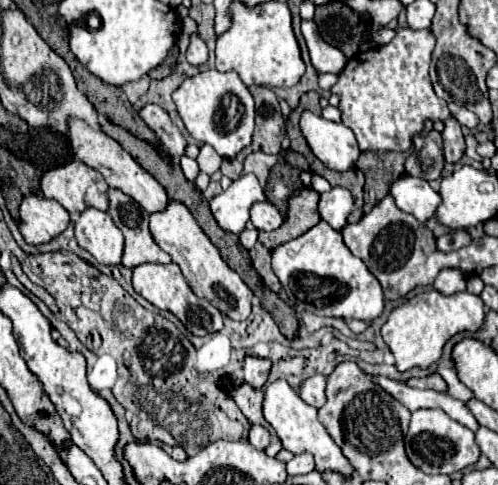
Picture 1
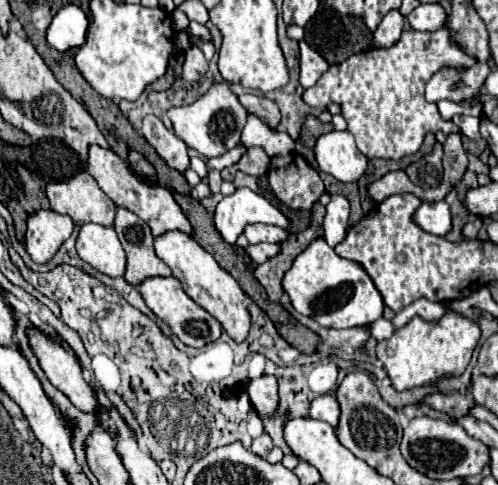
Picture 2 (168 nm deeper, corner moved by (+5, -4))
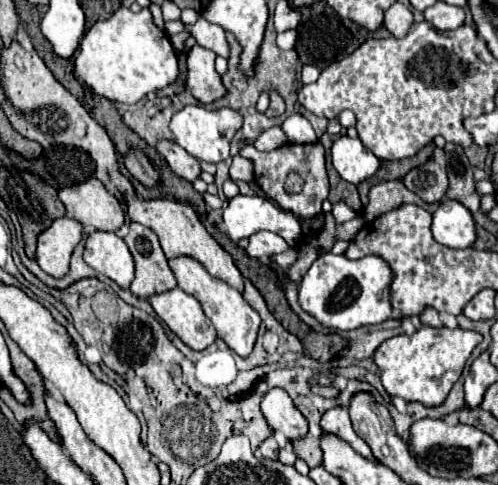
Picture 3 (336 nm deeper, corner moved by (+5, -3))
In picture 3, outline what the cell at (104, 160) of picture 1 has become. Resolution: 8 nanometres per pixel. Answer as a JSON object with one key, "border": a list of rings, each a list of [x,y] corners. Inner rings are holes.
{"border":[[[134,191],[132,193],[124,193],[122,203],[126,205],[128,217],[132,221],[138,221],[138,223],[150,227],[158,235],[160,245],[162,245],[162,251],[164,251],[166,257],[190,255],[190,257],[198,259],[210,271],[210,275],[220,277],[222,281],[226,281],[232,287],[236,287],[238,291],[242,291],[242,287],[244,287],[242,273],[236,269],[232,257],[204,229],[204,225],[200,223],[196,211],[190,205],[184,205],[182,201],[172,201],[172,199],[142,199]]]}

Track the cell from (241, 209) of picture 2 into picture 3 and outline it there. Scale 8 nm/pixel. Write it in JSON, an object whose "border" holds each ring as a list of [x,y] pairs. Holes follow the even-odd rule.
{"border":[[[236,195],[230,199],[224,209],[224,225],[232,241],[240,241],[262,229],[282,235],[290,247],[294,247],[300,237],[298,219],[260,195]]]}

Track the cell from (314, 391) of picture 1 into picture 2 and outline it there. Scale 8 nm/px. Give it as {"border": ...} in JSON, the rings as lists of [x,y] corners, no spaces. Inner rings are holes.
{"border":[[[326,394],[326,396],[318,396],[312,406],[310,406],[310,418],[316,420],[324,420],[328,422],[332,428],[338,426],[340,420],[340,406],[334,394]]]}

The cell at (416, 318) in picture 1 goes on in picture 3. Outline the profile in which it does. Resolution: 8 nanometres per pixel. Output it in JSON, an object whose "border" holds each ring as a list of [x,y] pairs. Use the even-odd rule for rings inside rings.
{"border":[[[420,327],[414,335],[396,335],[386,339],[374,353],[374,363],[380,369],[382,385],[390,395],[400,395],[404,401],[420,401],[426,407],[440,405],[452,385],[460,379],[472,349],[482,341],[482,335],[466,329]]]}

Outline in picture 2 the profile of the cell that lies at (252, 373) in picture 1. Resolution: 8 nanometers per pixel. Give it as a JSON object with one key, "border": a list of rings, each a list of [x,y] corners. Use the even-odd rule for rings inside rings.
{"border":[[[260,376],[246,386],[250,400],[260,416],[274,416],[278,410],[278,382],[274,376]]]}

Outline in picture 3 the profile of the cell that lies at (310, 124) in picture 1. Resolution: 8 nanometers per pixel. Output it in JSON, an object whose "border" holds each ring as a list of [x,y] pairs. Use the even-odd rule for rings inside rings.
{"border":[[[342,135],[332,145],[332,165],[344,181],[358,185],[378,171],[380,161],[362,145],[360,139]]]}

